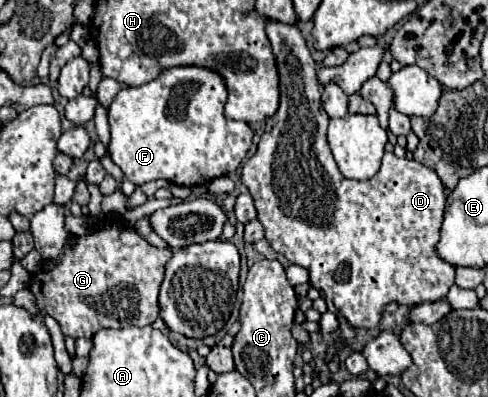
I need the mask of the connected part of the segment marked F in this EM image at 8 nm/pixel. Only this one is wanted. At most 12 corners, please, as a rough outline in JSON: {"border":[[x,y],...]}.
{"border":[[199,66],[123,88],[111,160],[137,186],[235,172],[253,130]]}

